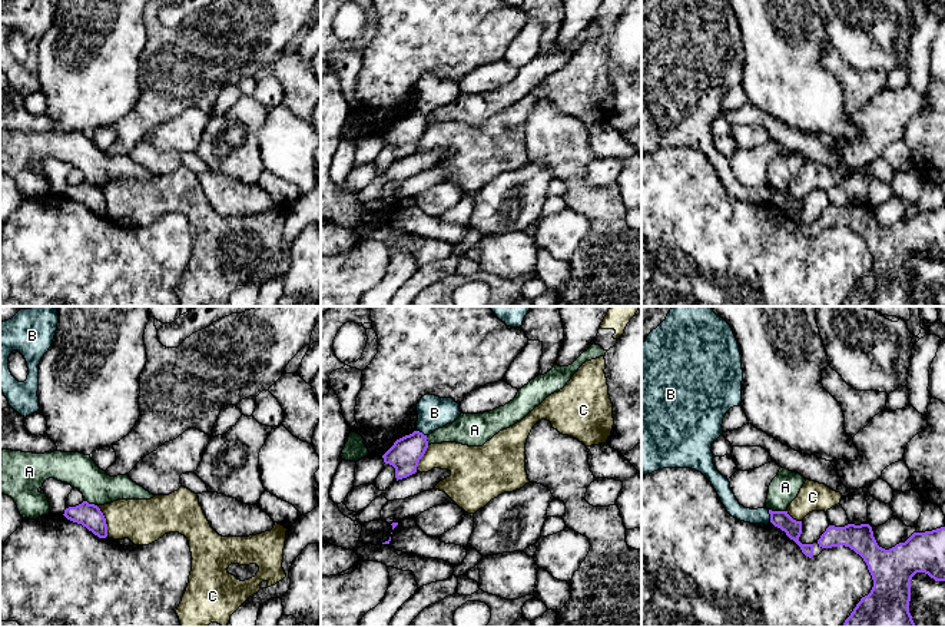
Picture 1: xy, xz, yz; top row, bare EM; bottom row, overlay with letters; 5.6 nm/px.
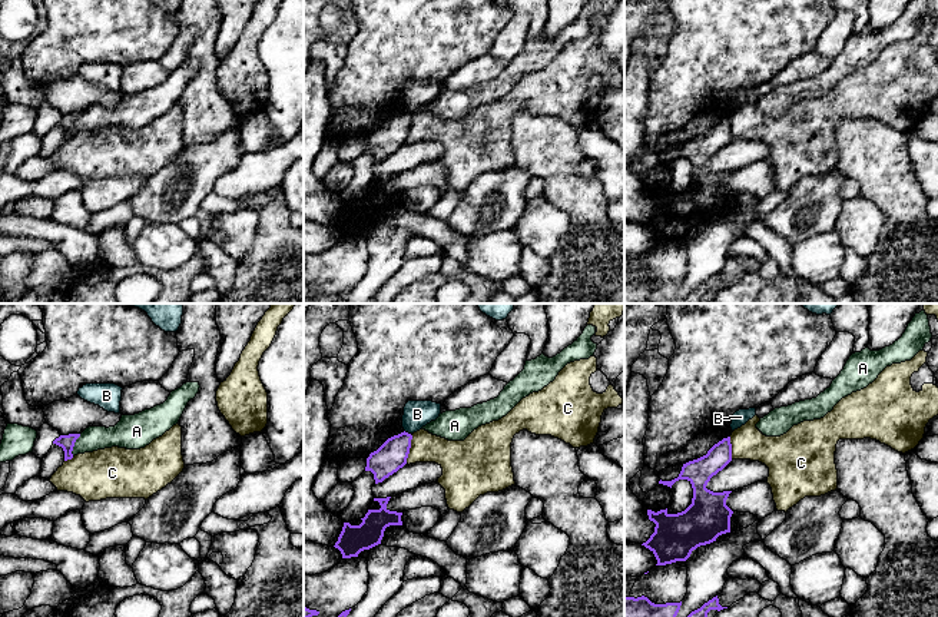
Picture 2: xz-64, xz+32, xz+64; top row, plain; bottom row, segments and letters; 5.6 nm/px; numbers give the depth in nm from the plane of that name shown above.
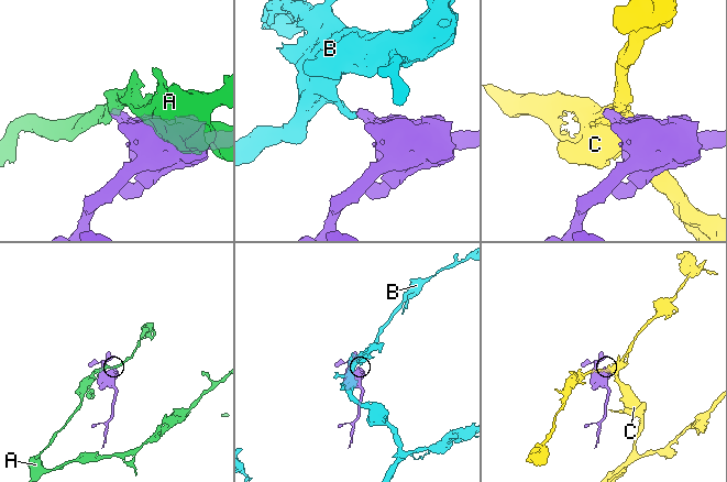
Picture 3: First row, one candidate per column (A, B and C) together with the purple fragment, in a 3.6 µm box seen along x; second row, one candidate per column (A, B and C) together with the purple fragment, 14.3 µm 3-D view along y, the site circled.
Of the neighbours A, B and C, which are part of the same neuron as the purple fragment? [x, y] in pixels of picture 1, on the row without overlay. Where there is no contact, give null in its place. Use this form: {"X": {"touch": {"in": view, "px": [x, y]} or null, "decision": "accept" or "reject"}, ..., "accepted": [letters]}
{"A": {"touch": {"in": "yz", "px": [778, 191]}, "decision": "reject"}, "B": {"touch": {"in": "yz", "px": [771, 195]}, "decision": "reject"}, "C": {"touch": {"in": "xy", "px": [105, 201]}, "decision": "reject"}, "accepted": []}

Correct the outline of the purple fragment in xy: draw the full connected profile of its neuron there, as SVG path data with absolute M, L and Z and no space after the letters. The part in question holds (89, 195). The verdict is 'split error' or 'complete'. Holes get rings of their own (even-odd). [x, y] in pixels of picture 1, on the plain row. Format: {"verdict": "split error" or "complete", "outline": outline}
{"verdict": "complete", "outline": "M83 180L76 186L66 188L63 195L73 202L82 203L99 218L107 216L106 198L94 183Z"}

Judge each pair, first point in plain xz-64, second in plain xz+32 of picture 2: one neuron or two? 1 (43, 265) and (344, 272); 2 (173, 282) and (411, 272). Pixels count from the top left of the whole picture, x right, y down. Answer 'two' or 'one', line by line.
1: one
2: two

